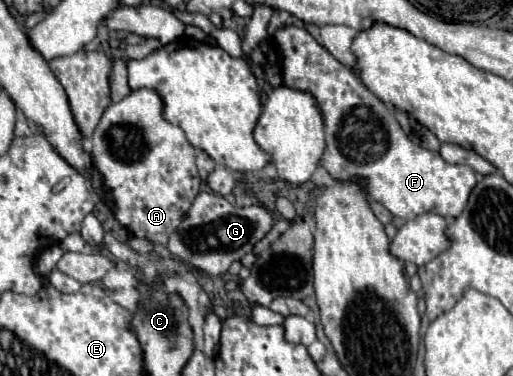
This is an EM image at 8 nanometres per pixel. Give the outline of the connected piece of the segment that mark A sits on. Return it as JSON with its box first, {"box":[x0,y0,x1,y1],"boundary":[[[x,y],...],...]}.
{"box":[91,88,201,244],"boundary":[[[141,88],[131,90],[121,102],[111,104],[91,138],[93,170],[103,178],[103,202],[111,210],[113,218],[133,236],[147,238],[153,244],[167,244],[169,234],[177,230],[181,218],[193,204],[193,198],[201,192],[201,178],[195,166],[195,148],[187,142],[185,132],[163,118],[163,100],[155,90]]]}

